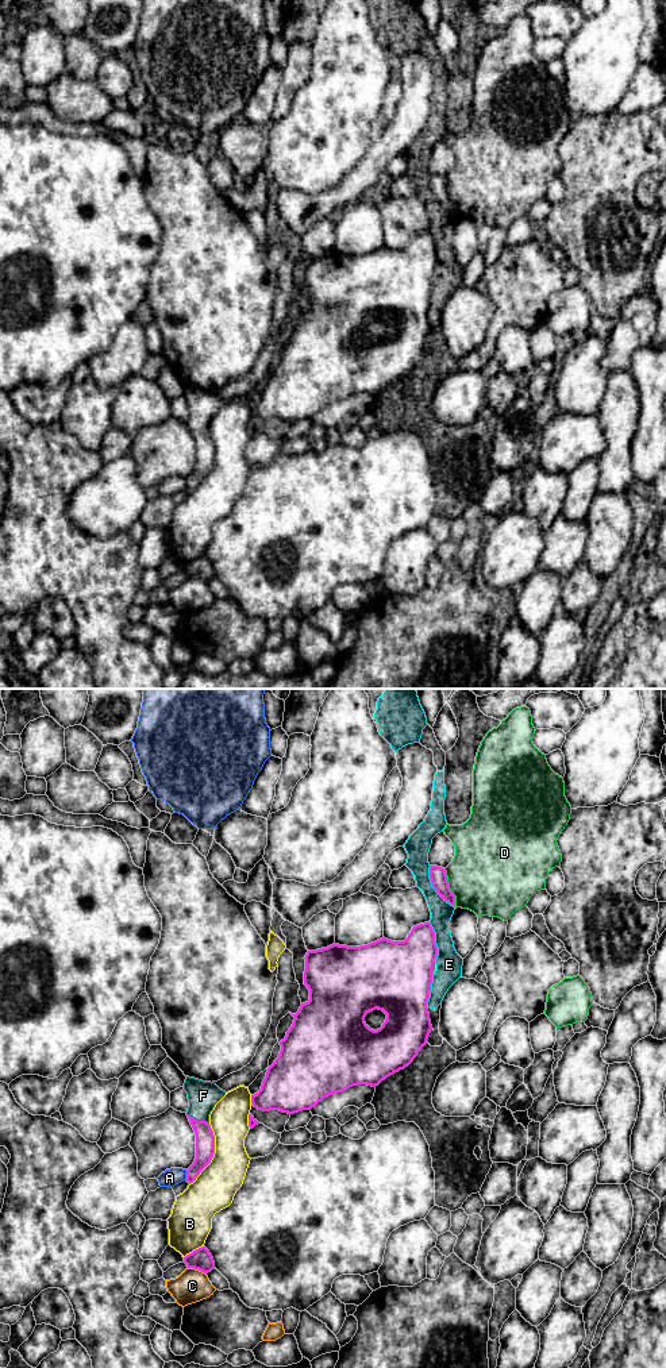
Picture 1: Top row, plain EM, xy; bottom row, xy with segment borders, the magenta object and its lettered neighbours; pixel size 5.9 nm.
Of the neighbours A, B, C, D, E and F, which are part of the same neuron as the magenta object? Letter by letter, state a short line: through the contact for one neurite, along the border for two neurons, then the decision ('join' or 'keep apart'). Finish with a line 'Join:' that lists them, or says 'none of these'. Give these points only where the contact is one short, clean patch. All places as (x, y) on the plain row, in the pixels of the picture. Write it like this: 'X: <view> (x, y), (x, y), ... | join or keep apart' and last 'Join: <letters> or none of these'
A: keep apart
B: keep apart
C: keep apart
D: keep apart
E: keep apart
F: xy (204, 444), (196, 428), (203, 404) | join
Join: F

